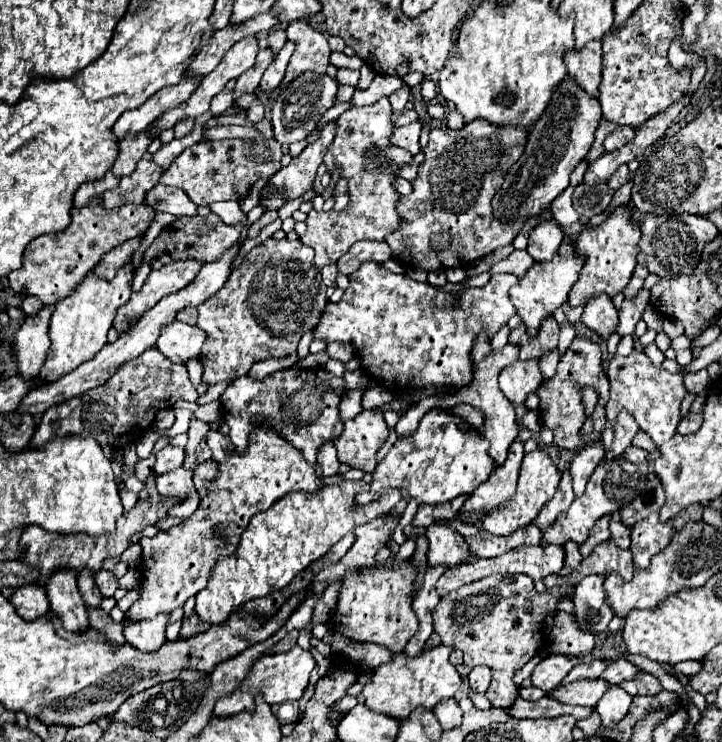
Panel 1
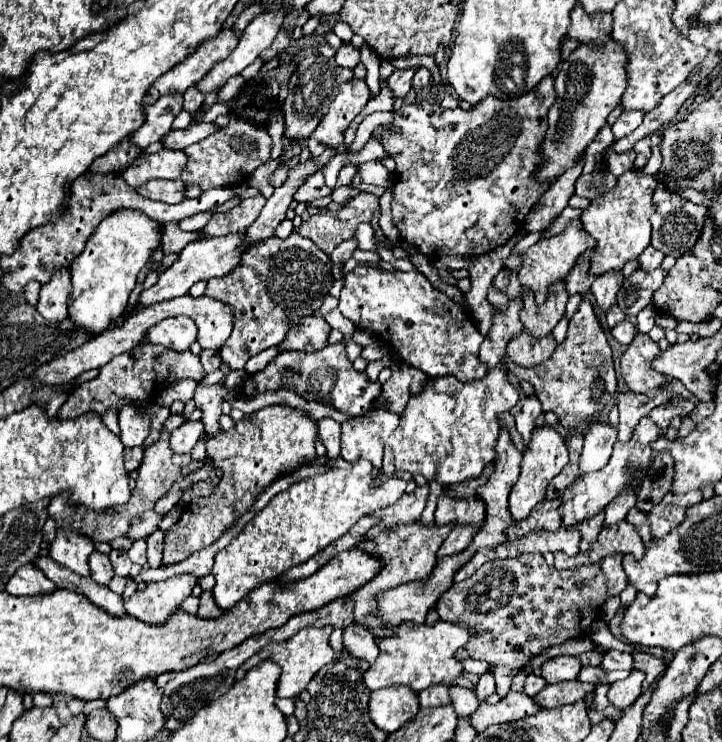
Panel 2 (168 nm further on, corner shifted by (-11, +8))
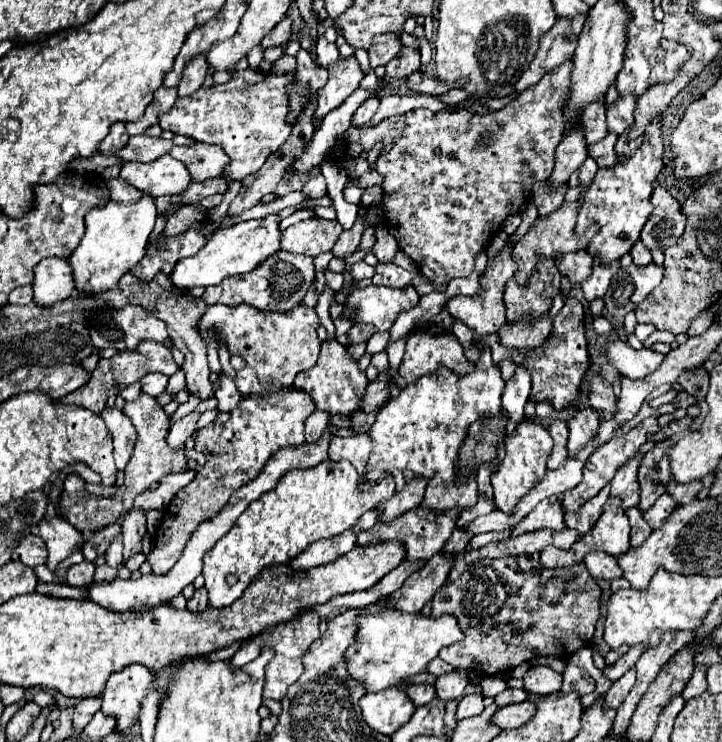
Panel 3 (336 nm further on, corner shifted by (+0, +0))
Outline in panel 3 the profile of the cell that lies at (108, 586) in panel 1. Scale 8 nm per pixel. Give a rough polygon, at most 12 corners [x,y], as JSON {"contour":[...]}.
{"contour":[[115,536],[105,552],[109,566],[121,566],[121,536]]}

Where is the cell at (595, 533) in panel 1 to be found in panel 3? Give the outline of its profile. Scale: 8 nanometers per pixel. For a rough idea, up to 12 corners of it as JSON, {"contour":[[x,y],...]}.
{"contour":[[639,458],[611,480],[611,496],[627,510],[639,502]]}

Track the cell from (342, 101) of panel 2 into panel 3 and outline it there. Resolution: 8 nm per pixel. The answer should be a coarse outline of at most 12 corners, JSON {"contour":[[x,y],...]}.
{"contour":[[355,56],[327,68],[315,116],[337,108],[363,80]]}

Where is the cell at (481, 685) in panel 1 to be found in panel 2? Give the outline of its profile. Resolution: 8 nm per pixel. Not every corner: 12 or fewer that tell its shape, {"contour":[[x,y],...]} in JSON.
{"contour":[[480,676],[474,692],[480,700],[494,692],[494,676]]}

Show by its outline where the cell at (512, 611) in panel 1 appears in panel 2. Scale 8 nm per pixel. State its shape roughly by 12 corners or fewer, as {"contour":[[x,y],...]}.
{"contour":[[494,560],[436,602],[504,698],[606,600],[598,564]]}

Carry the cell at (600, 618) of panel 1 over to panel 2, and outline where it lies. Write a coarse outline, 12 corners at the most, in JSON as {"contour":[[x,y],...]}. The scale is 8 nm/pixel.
{"contour":[[608,556],[600,564],[608,598],[628,586],[622,556]]}

